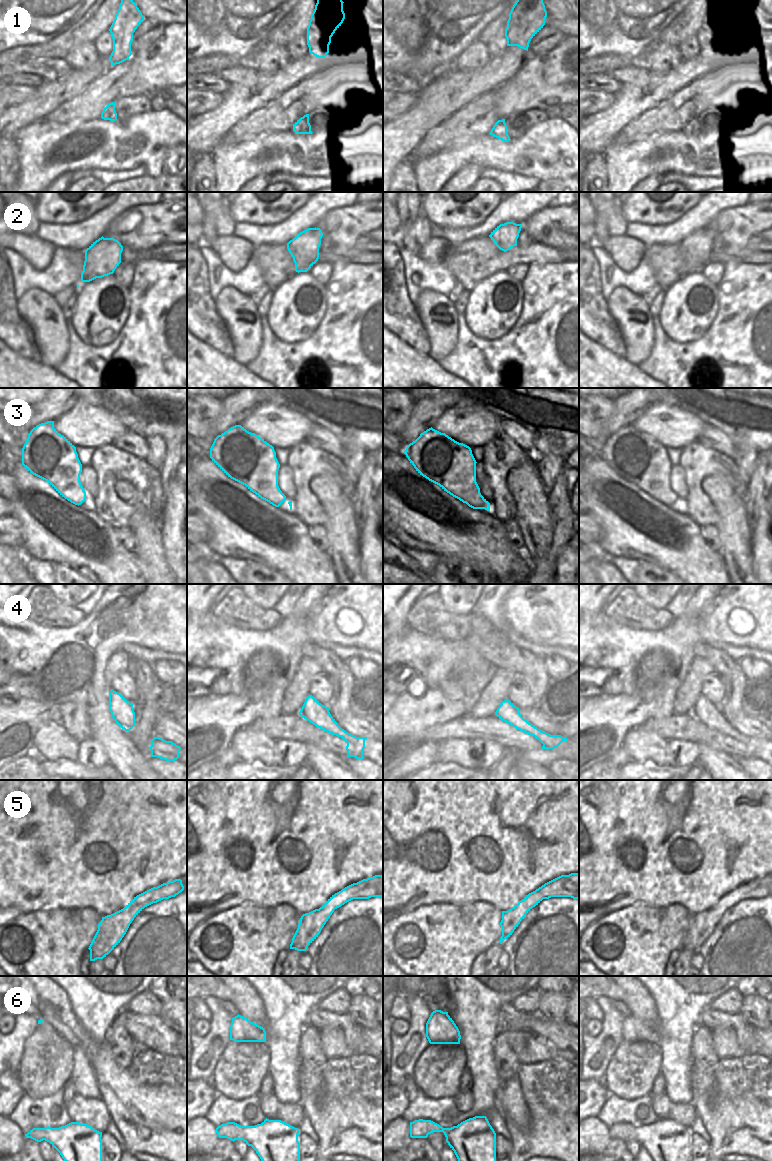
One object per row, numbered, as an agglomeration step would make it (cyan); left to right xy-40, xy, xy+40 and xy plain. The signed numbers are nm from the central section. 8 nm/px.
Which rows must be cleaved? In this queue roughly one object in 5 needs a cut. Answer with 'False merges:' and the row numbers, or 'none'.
False merges: 3, 4

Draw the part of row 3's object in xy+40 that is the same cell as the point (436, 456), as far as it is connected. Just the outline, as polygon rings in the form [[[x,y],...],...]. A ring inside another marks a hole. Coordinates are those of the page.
[[[431,427],[410,443],[404,454],[420,475],[439,485],[453,497],[473,505],[480,500],[480,488],[476,482],[477,462],[469,446]]]

